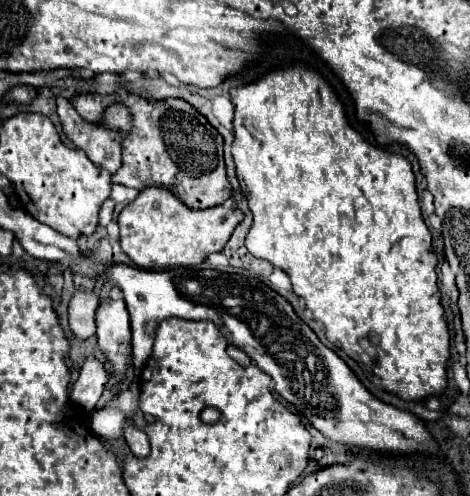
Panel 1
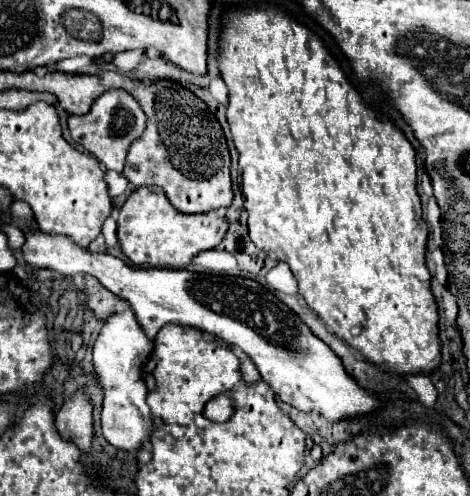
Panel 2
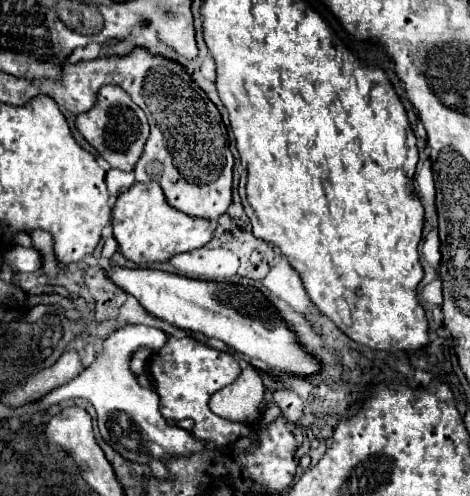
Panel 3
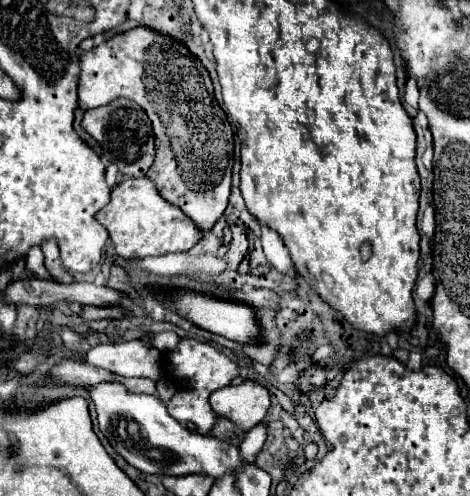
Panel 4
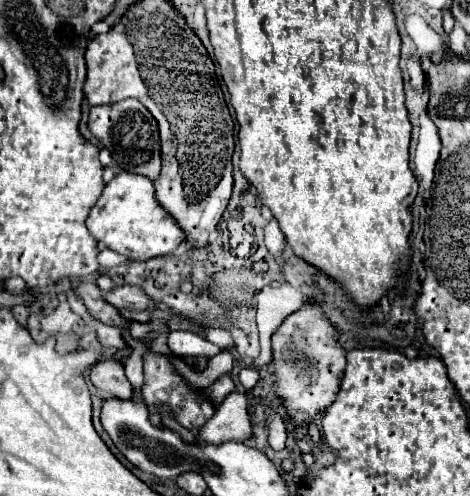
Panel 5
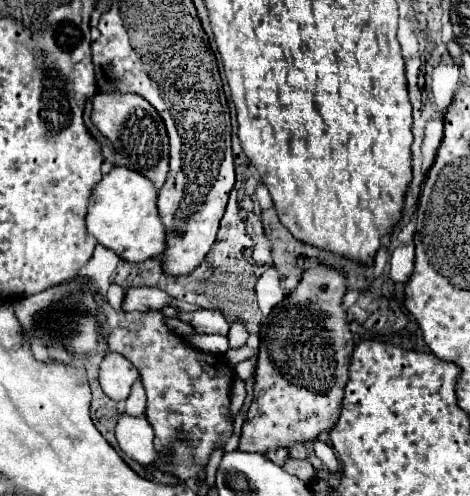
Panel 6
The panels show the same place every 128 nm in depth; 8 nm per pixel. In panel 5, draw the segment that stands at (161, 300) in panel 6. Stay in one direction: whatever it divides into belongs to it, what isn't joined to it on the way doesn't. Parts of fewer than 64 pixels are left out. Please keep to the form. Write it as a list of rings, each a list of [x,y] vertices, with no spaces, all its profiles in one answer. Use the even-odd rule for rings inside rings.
[[[114,286],[110,292],[104,292],[102,296],[114,308],[146,310],[152,304],[152,300],[142,292],[142,288],[136,288],[136,286]]]

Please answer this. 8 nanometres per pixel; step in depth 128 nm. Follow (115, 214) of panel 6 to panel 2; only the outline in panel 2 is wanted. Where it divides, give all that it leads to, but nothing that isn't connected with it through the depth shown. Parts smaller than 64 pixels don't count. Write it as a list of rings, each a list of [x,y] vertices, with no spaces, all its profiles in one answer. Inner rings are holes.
[[[142,186],[130,194],[120,208],[118,216],[118,240],[122,252],[134,266],[146,268],[184,268],[192,262],[192,256],[216,248],[228,232],[226,216],[218,212],[184,214],[172,208],[162,188]]]

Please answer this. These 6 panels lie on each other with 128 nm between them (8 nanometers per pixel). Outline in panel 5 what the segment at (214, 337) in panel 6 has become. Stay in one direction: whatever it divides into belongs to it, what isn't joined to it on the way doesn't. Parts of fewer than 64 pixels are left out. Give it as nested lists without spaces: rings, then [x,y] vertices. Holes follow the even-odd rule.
[[[176,330],[176,332],[168,332],[168,348],[174,352],[174,356],[216,356],[220,352],[220,348],[204,338],[200,338],[194,332],[188,330]]]

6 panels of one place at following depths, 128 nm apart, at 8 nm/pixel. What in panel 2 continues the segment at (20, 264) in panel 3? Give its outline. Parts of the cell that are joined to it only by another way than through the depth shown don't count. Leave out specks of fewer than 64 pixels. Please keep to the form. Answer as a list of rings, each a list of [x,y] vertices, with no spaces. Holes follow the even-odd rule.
[[[32,228],[32,232],[24,232],[24,238],[22,254],[30,266],[50,268],[62,276],[94,276],[104,288],[130,304],[136,320],[140,320],[140,326],[148,332],[148,340],[154,340],[158,330],[170,322],[196,326],[214,334],[224,342],[242,348],[256,364],[262,380],[270,384],[282,402],[308,414],[316,412],[332,424],[368,416],[380,408],[380,402],[356,384],[340,358],[312,334],[298,314],[284,306],[256,280],[242,276],[198,274],[190,270],[126,266],[116,256],[94,254],[68,240],[68,236],[44,234],[36,228]]]

